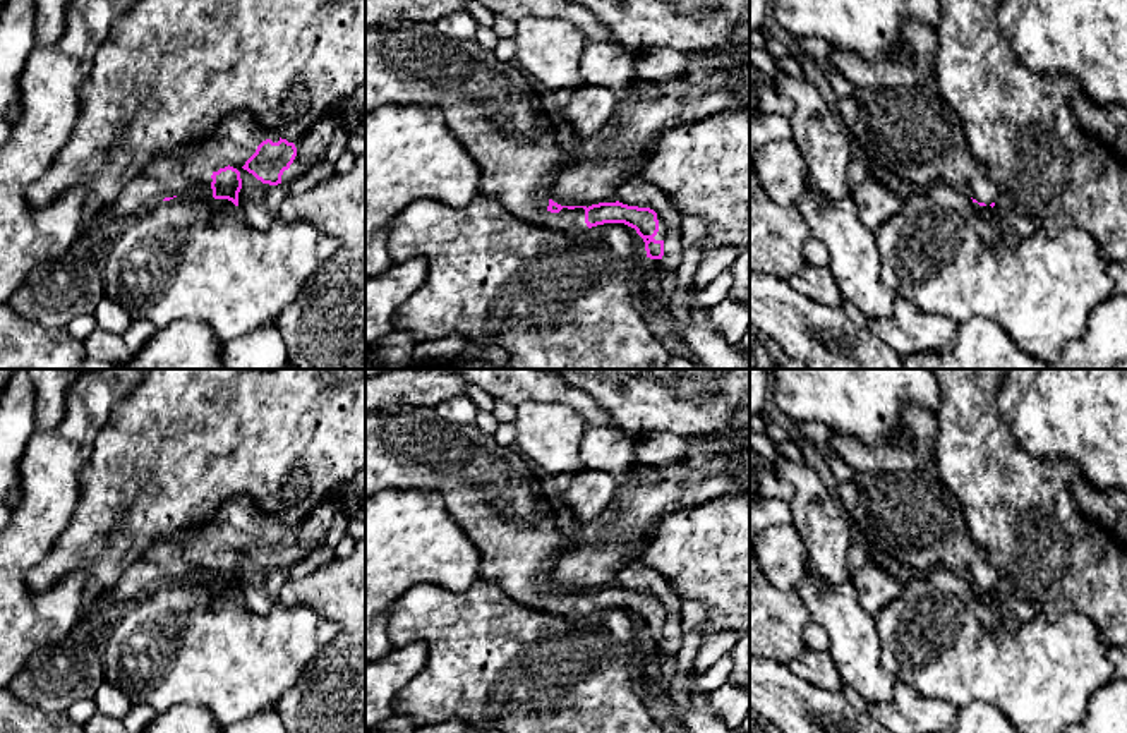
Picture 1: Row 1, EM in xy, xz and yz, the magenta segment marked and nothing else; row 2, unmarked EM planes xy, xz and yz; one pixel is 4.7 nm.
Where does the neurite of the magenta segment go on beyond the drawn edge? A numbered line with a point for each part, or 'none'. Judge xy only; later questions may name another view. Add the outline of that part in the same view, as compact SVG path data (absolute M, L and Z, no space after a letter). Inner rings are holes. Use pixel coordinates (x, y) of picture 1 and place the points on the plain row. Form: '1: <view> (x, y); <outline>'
1: xy (237, 520); M250 498L223 501L190 544L161 541L136 560L118 584L99 596L94 613L108 604L127 608L165 582L213 580L211 560L228 549L242 553L266 524L278 527L280 520L264 513Z
2: xy (311, 534); M322 500L300 525L293 527L297 541L290 553L281 560L283 570L326 544L328 529L333 522L334 512L333 503L329 500Z

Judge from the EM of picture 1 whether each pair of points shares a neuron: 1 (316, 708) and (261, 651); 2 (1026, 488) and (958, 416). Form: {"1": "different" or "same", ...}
{"1": "different", "2": "same"}

